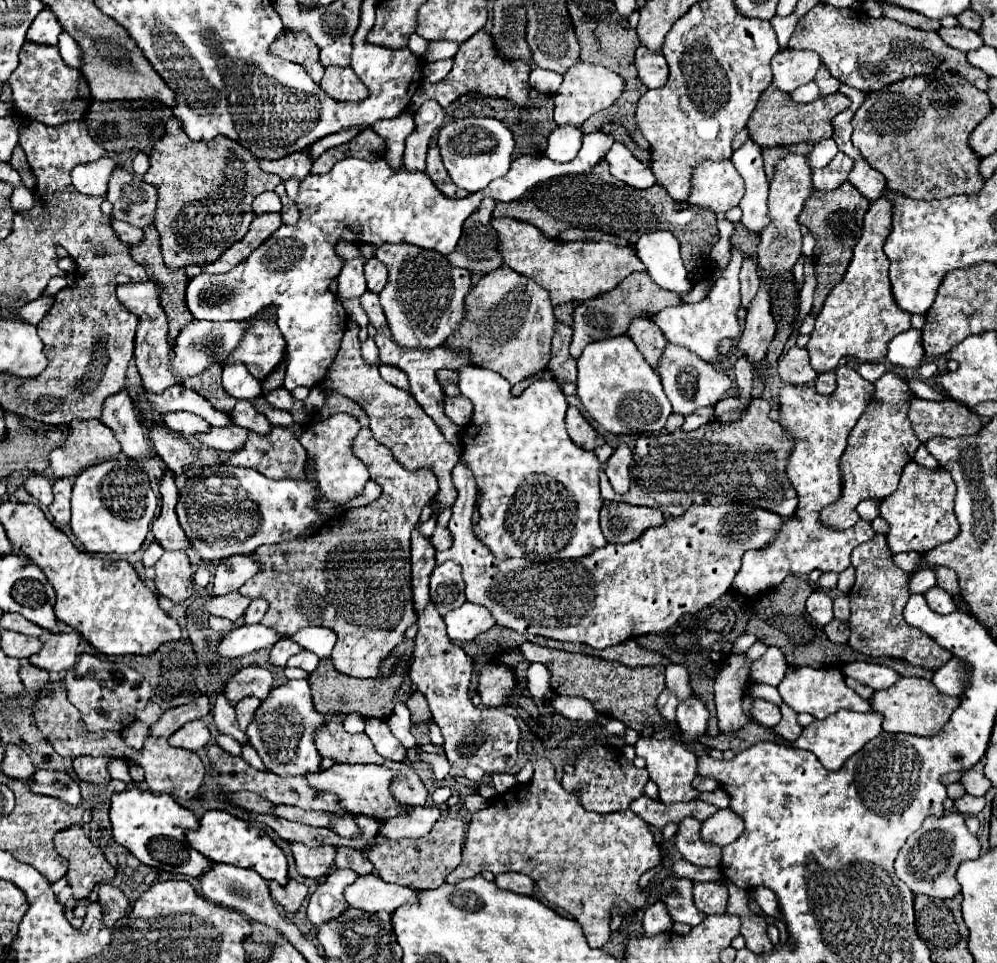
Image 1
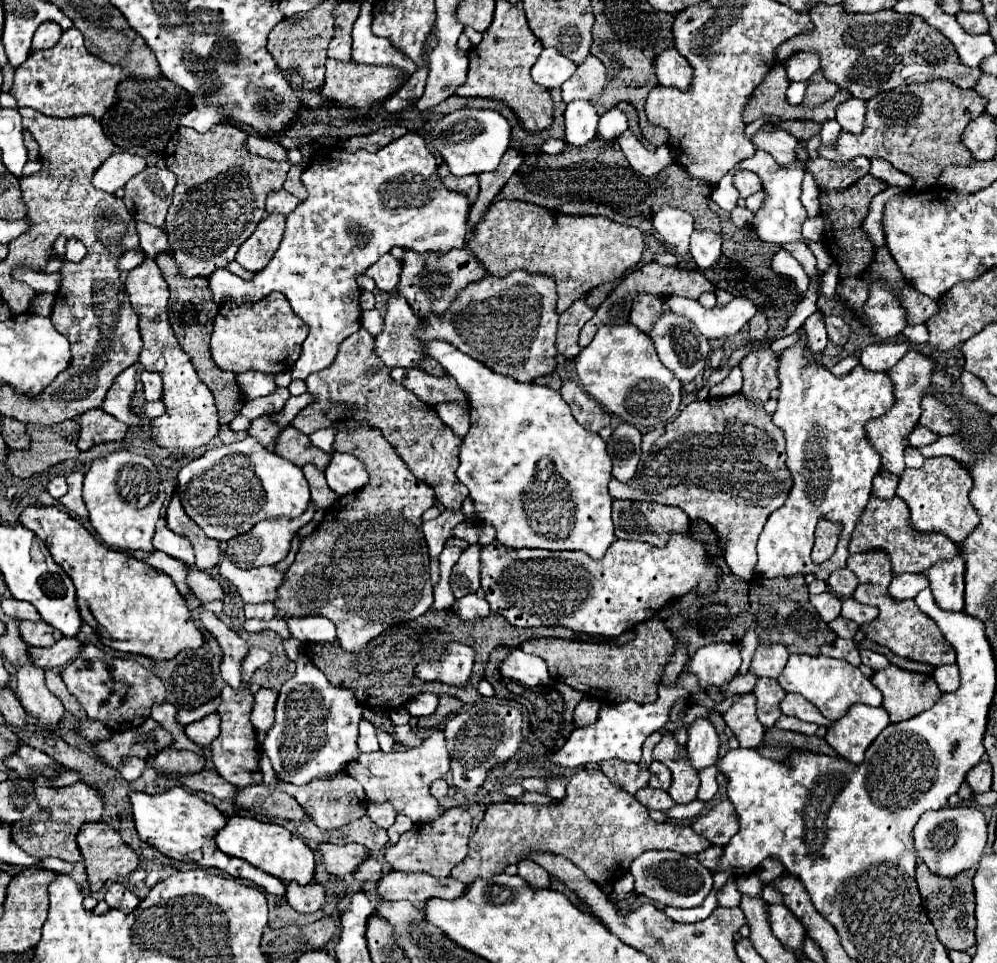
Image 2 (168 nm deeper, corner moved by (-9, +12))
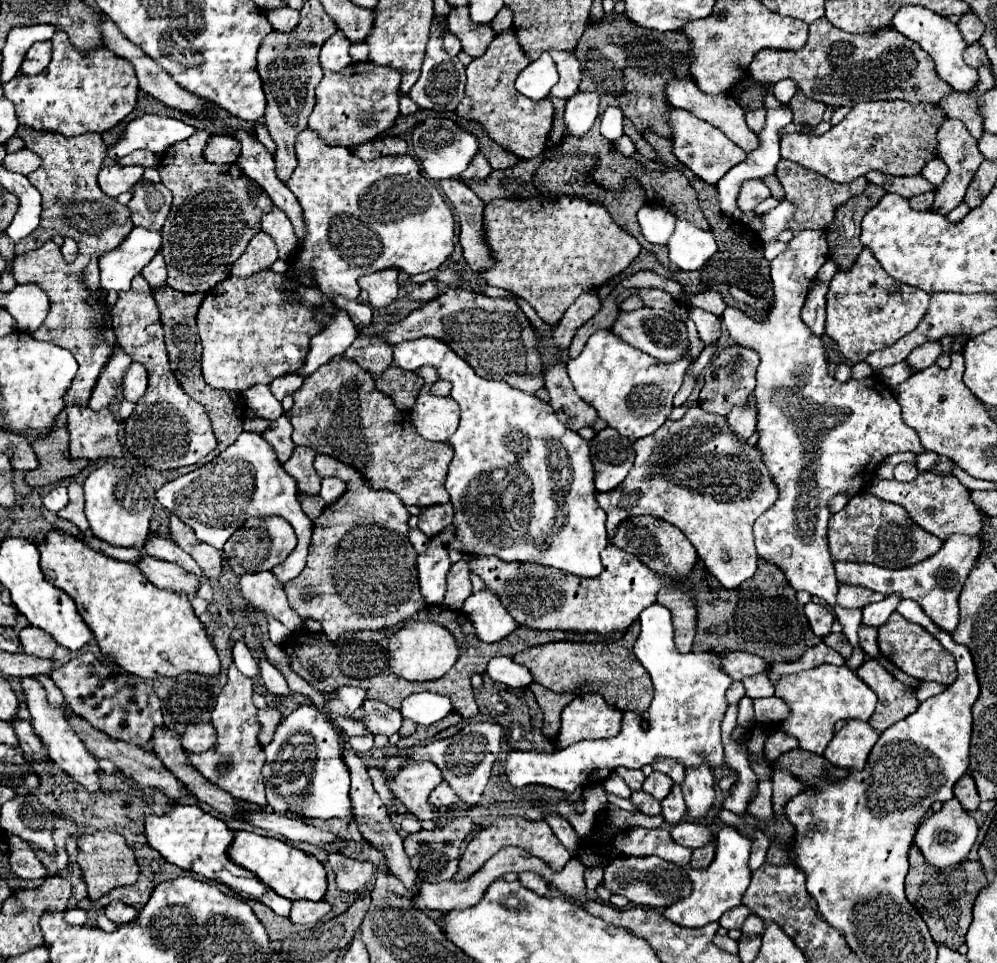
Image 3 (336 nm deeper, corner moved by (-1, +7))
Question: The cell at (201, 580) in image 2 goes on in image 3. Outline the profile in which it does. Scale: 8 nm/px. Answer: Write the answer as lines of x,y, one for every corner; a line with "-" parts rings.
142,554
136,566
154,586
174,590
174,592
184,592
188,598
194,598
194,594
200,586
198,578
194,574
184,572
178,564
164,562
164,560
148,556
148,554

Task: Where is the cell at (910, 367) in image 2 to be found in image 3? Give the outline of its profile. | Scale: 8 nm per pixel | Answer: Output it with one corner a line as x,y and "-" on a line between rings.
928,342
928,344
918,346
914,352
910,352
906,362
914,370
924,370
924,368
932,366
940,354
942,354
942,344
940,342

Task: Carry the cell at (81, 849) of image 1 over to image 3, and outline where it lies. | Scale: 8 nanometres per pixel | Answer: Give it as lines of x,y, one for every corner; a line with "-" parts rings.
94,832
94,834
84,834
78,838
78,858
76,858
82,874
84,874
84,882
88,886
88,896
90,900
98,900
104,894
108,894
112,888
118,886
130,886
138,880
138,864
134,858
132,848
126,844
122,834
116,832

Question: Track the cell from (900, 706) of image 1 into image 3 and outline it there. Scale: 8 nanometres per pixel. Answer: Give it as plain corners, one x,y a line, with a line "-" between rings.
874,658
866,660
856,674
874,690
878,692
878,706
868,720
872,728
884,732
888,726
896,724
898,720
910,716
918,708
918,700
914,696
914,688
898,682
886,668
876,662

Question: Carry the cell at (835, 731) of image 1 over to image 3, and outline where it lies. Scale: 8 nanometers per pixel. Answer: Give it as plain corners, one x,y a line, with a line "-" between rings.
852,720
834,734
828,748
824,750
824,758
838,768
862,770
878,736
880,732
874,730
868,722

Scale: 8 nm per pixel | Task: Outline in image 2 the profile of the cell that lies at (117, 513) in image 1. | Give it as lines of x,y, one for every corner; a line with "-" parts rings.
116,451
94,459
84,477
84,503
90,513
90,525
104,545
114,549
155,551
152,545
154,527
164,505
164,487
156,475
154,463
146,455

